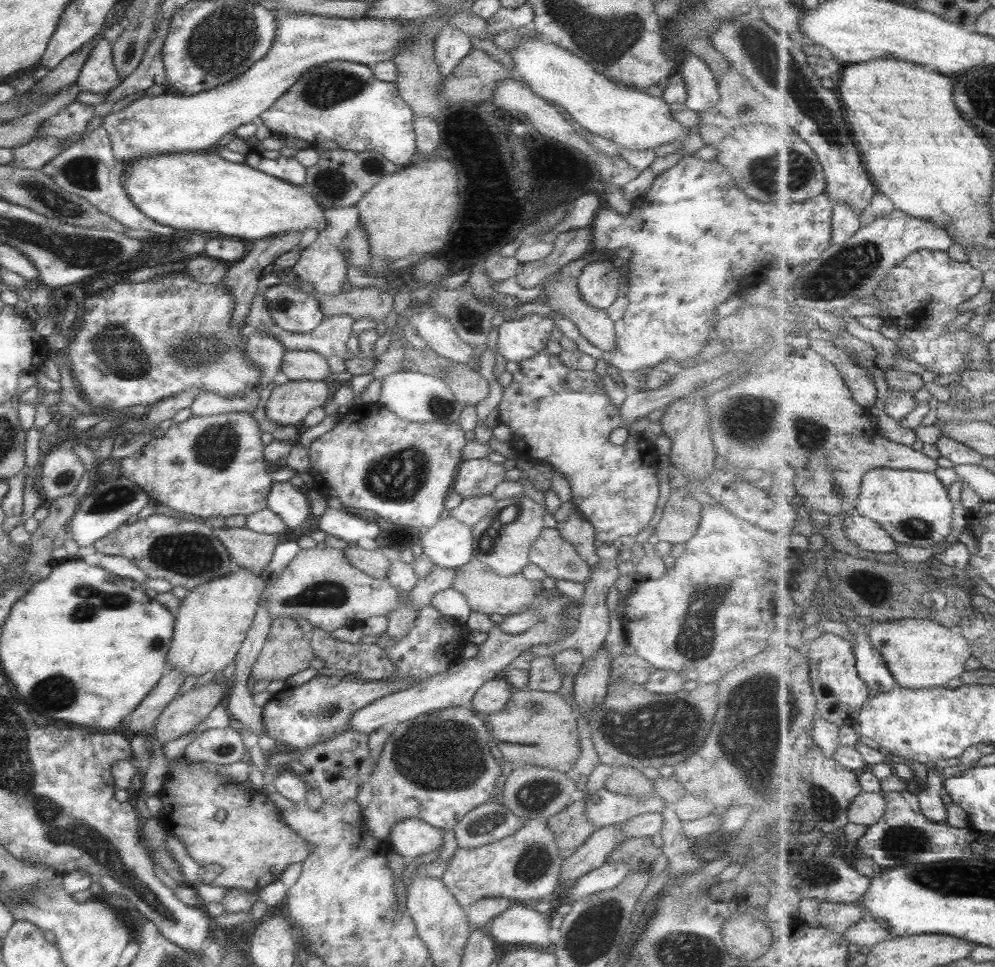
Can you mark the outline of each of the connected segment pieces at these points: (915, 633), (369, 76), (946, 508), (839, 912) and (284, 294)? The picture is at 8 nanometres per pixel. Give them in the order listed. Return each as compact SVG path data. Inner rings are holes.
M939 616L928 619L897 620L897 622L875 622L867 626L874 647L884 656L889 670L901 687L913 690L944 687L953 678L962 678L962 674L967 671L967 661L972 657L970 642L960 630L952 628L946 622L943 624L943 621L937 618Z
M326 62L307 69L291 88L258 116L275 135L335 140L339 149L377 152L397 168L411 163L416 152L412 112L397 95L395 82L376 79L370 67L354 62Z
M879 468L871 470L862 483L856 512L880 522L897 542L923 548L944 542L953 530L955 504L937 474L917 470Z
M823 901L816 904L818 921L823 928L829 928L838 933L844 933L849 927L867 919L868 912L859 903L845 904Z
M278 282L269 288L261 288L261 294L268 303L268 313L274 325L283 332L303 334L313 330L322 319L319 301L309 291L299 284Z

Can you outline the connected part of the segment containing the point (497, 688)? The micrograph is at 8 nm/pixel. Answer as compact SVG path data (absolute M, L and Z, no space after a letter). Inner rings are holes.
M493 678L479 686L472 695L468 707L481 717L499 712L513 691L514 689L503 678Z

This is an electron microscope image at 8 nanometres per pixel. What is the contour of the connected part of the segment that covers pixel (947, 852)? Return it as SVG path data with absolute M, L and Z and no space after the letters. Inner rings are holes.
M907 789L890 792L880 790L880 793L888 806L881 820L868 826L866 833L856 842L856 848L863 857L873 859L885 869L919 863L931 864L953 859L968 859L975 856L971 850L971 844L977 840L979 832L971 826L959 828L949 826L946 822L932 821L921 810L917 794Z

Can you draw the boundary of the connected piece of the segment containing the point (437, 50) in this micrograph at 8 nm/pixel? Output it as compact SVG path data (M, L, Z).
M444 26L434 38L433 60L440 75L446 77L471 48L470 38L461 30Z

